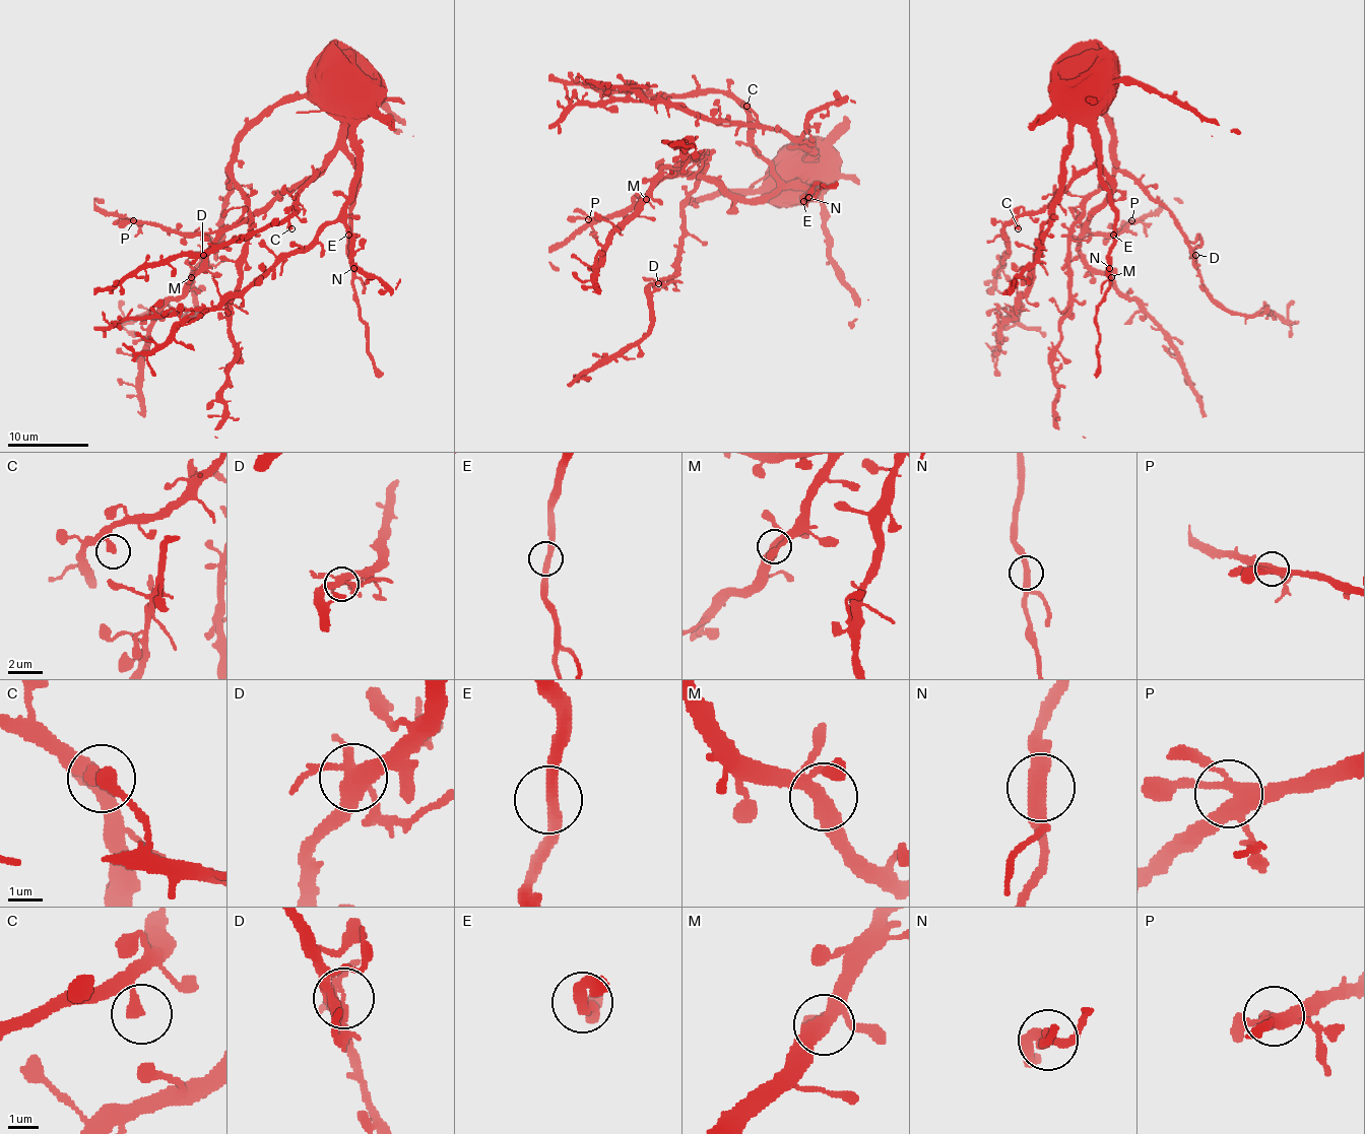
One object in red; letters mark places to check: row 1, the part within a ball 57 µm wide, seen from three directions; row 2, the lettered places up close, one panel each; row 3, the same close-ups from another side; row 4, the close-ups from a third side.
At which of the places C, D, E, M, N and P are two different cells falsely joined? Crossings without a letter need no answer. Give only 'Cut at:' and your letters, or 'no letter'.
Cut at: D, N

